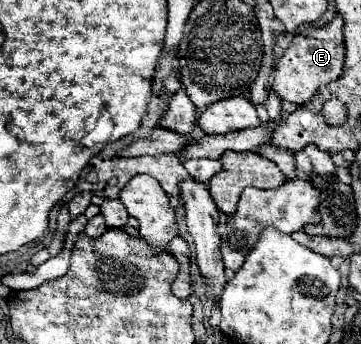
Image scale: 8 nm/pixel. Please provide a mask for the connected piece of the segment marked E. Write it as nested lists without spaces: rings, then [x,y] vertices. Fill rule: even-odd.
[[[339,16],[333,18],[331,24],[323,28],[311,28],[299,32],[285,54],[279,60],[279,66],[275,70],[275,82],[273,90],[279,94],[279,98],[293,102],[293,104],[303,104],[307,102],[323,84],[329,84],[331,80],[339,78],[339,72],[343,70],[343,60],[345,60],[345,44],[343,44],[343,20]]]

